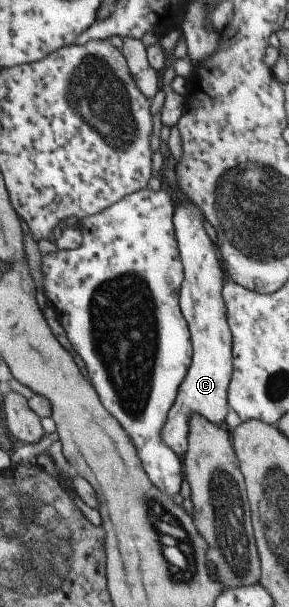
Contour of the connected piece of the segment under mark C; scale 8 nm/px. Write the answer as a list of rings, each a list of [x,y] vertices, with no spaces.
[[[178,187],[177,188],[177,193],[178,196],[180,196],[181,198],[183,198],[184,200],[180,200],[177,196],[176,199],[178,200],[177,205],[174,207],[174,211],[173,211],[173,216],[172,216],[172,223],[173,223],[173,231],[174,231],[174,239],[176,239],[176,245],[178,245],[178,255],[180,255],[180,261],[182,263],[182,267],[183,267],[183,272],[182,272],[182,285],[180,285],[180,289],[178,289],[178,305],[180,305],[180,311],[182,313],[182,317],[184,317],[184,321],[186,322],[186,325],[188,325],[188,333],[190,335],[190,341],[191,341],[191,363],[189,365],[189,368],[187,369],[186,375],[184,376],[184,379],[182,380],[182,383],[179,385],[178,388],[178,393],[176,394],[176,399],[174,400],[174,403],[172,404],[172,407],[170,407],[169,412],[167,413],[166,416],[166,421],[164,422],[164,425],[162,425],[162,429],[160,429],[160,439],[162,439],[162,443],[164,443],[164,445],[166,445],[166,447],[170,447],[170,449],[172,449],[172,451],[174,451],[174,455],[177,455],[179,458],[182,459],[185,450],[187,449],[187,435],[188,435],[188,417],[190,417],[190,415],[192,415],[192,413],[198,413],[198,415],[202,415],[202,417],[204,417],[204,419],[207,419],[207,421],[210,421],[210,423],[212,423],[212,425],[223,425],[224,424],[224,417],[226,417],[226,413],[228,413],[229,410],[229,405],[228,405],[228,401],[227,401],[227,387],[228,387],[228,382],[230,381],[230,376],[231,376],[231,345],[232,345],[232,335],[230,333],[230,329],[228,329],[228,325],[227,325],[227,321],[226,321],[226,307],[224,307],[224,301],[222,301],[222,295],[220,295],[220,291],[222,291],[222,286],[224,285],[223,283],[223,271],[222,271],[222,267],[218,267],[218,259],[216,259],[216,257],[218,257],[218,255],[216,255],[216,249],[214,249],[214,247],[212,247],[212,243],[210,243],[210,239],[208,239],[208,237],[206,237],[206,233],[204,233],[204,229],[202,229],[202,221],[204,221],[204,215],[202,215],[202,213],[200,213],[200,209],[198,209],[198,207],[196,207],[196,205],[194,205],[194,203],[192,203],[192,201],[188,201],[188,199],[186,199],[186,197],[184,197],[184,195],[182,195],[182,193],[180,193],[180,191],[178,191]]]

